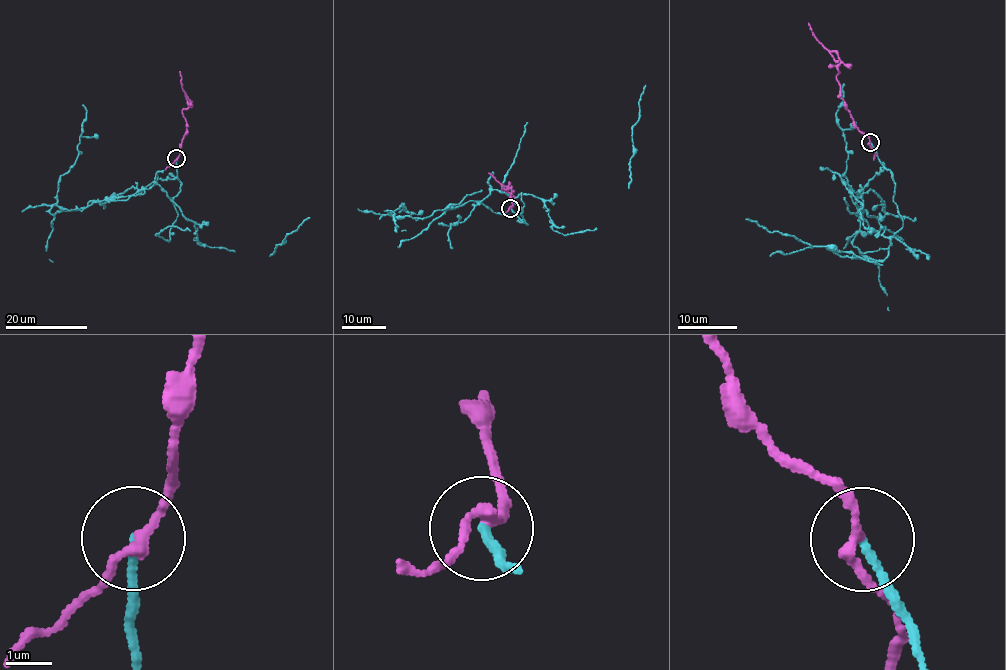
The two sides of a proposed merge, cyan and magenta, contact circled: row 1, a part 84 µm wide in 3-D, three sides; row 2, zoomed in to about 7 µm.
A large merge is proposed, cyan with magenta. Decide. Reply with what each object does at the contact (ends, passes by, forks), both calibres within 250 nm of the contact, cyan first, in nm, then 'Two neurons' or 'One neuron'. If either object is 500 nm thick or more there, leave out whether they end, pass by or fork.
At the ring cyan ends. At the ring magenta passes by. Thickness 170 nm (cyan) against 190 nm. Two neurons

